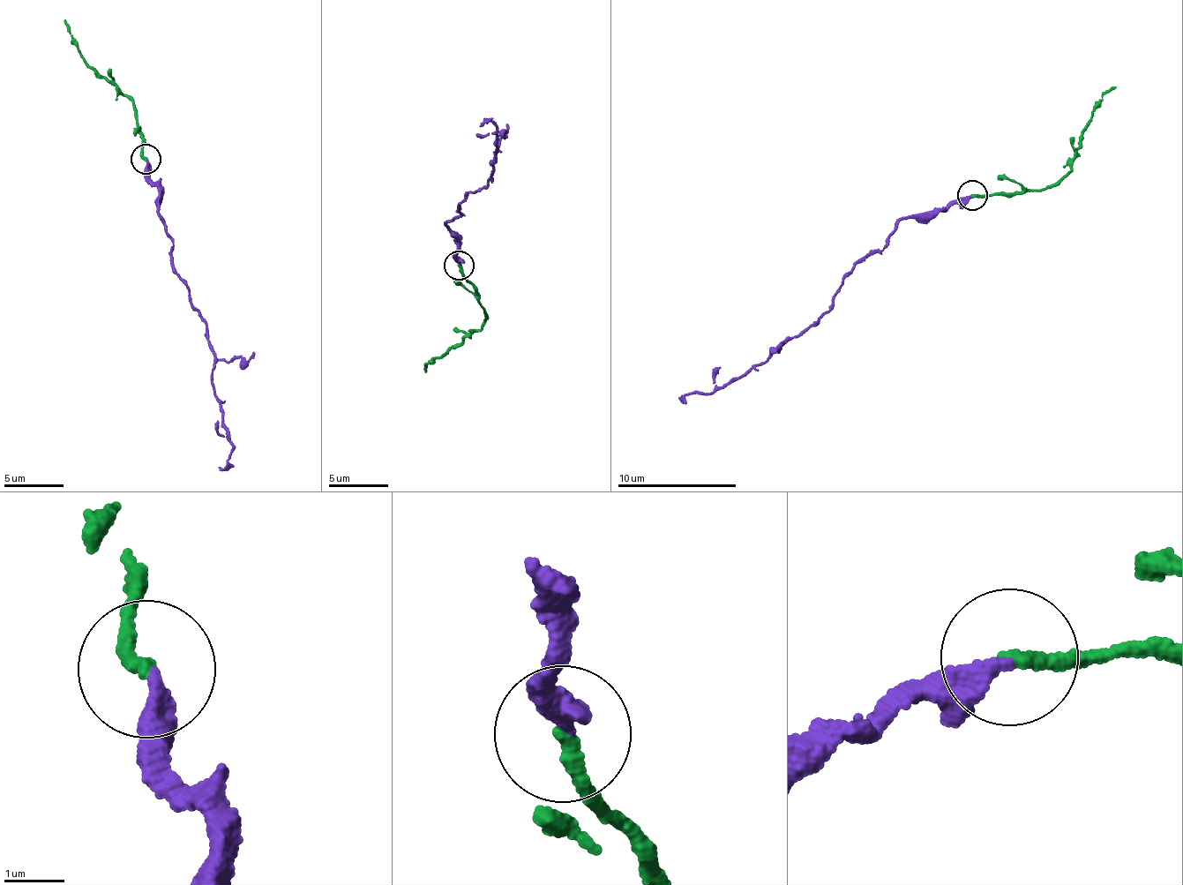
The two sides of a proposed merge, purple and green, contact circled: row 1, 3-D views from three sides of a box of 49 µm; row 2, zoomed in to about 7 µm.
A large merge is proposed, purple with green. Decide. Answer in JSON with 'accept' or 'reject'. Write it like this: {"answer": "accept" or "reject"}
{"answer": "accept"}

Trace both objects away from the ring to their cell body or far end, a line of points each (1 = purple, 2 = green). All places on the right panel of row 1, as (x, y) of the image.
1: (971, 196), (902, 221), (882, 248), (860, 258), (827, 310), (764, 363), (707, 392), (679, 398)
2: (971, 196), (1034, 191), (1062, 178), (1073, 169), (1084, 128), (1114, 86)

